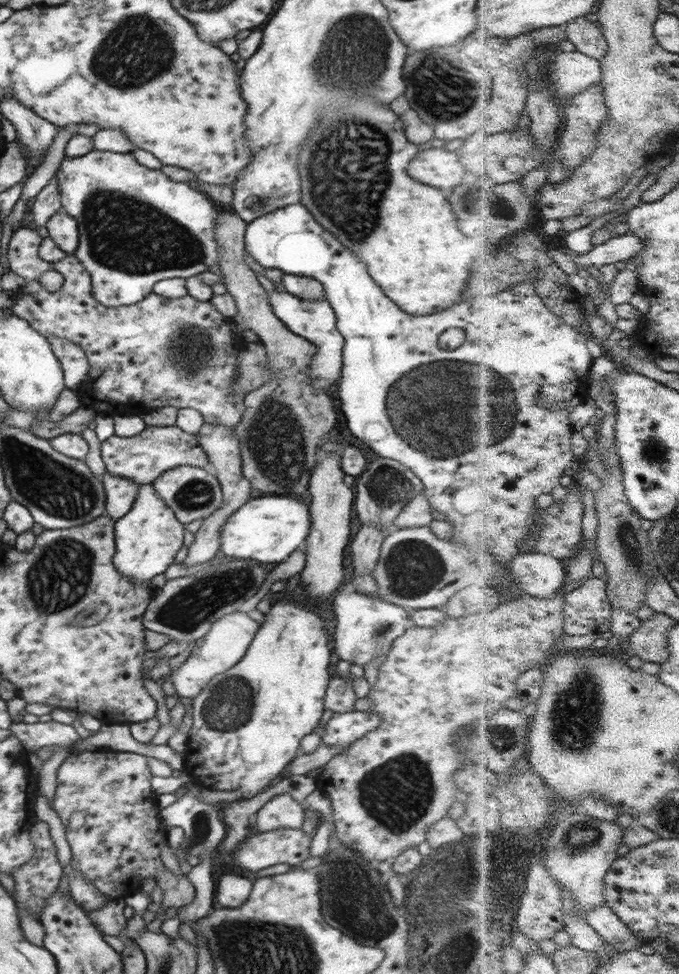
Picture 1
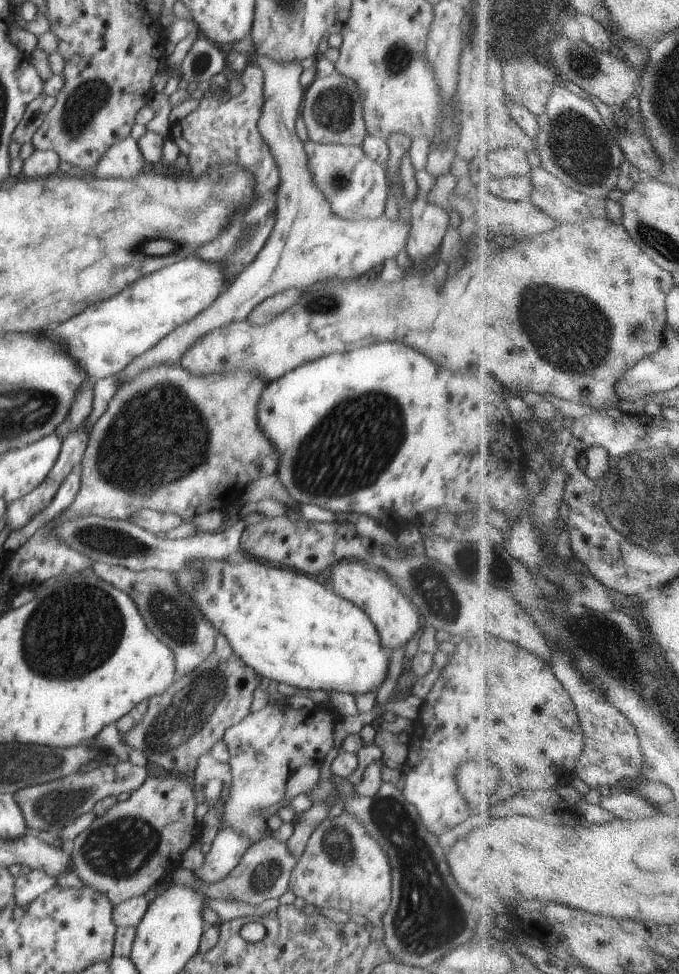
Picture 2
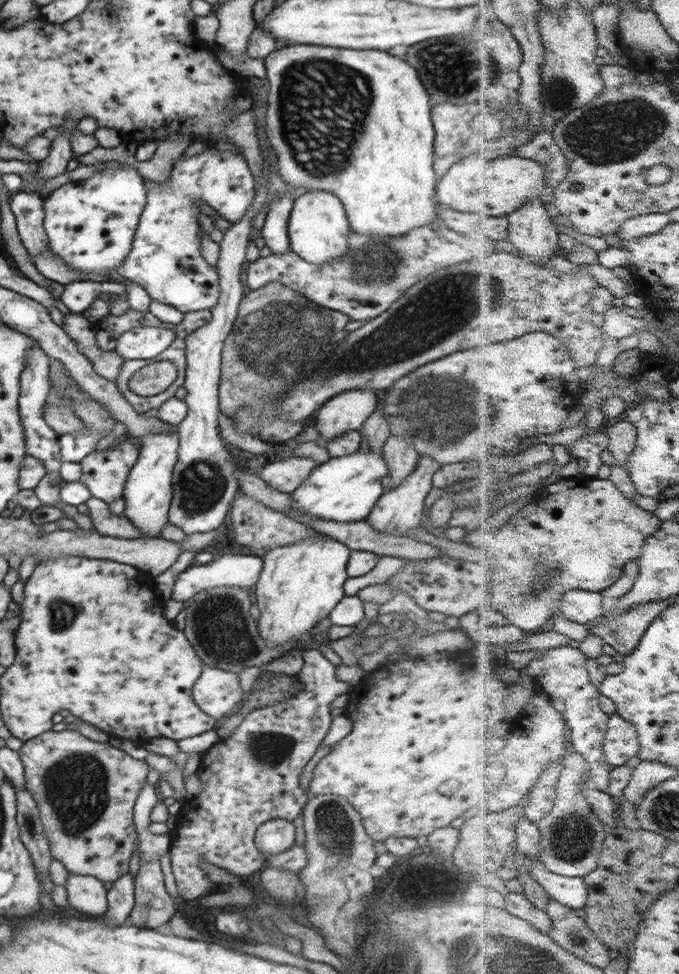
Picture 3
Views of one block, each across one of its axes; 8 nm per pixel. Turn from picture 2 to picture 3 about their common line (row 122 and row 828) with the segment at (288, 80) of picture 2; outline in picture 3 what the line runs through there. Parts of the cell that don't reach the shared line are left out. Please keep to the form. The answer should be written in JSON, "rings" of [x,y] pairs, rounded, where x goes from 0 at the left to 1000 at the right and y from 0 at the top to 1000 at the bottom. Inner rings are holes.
{"rings":[[[402,841],[386,845],[377,853],[376,867],[390,883],[427,872],[434,866],[430,843]]]}

